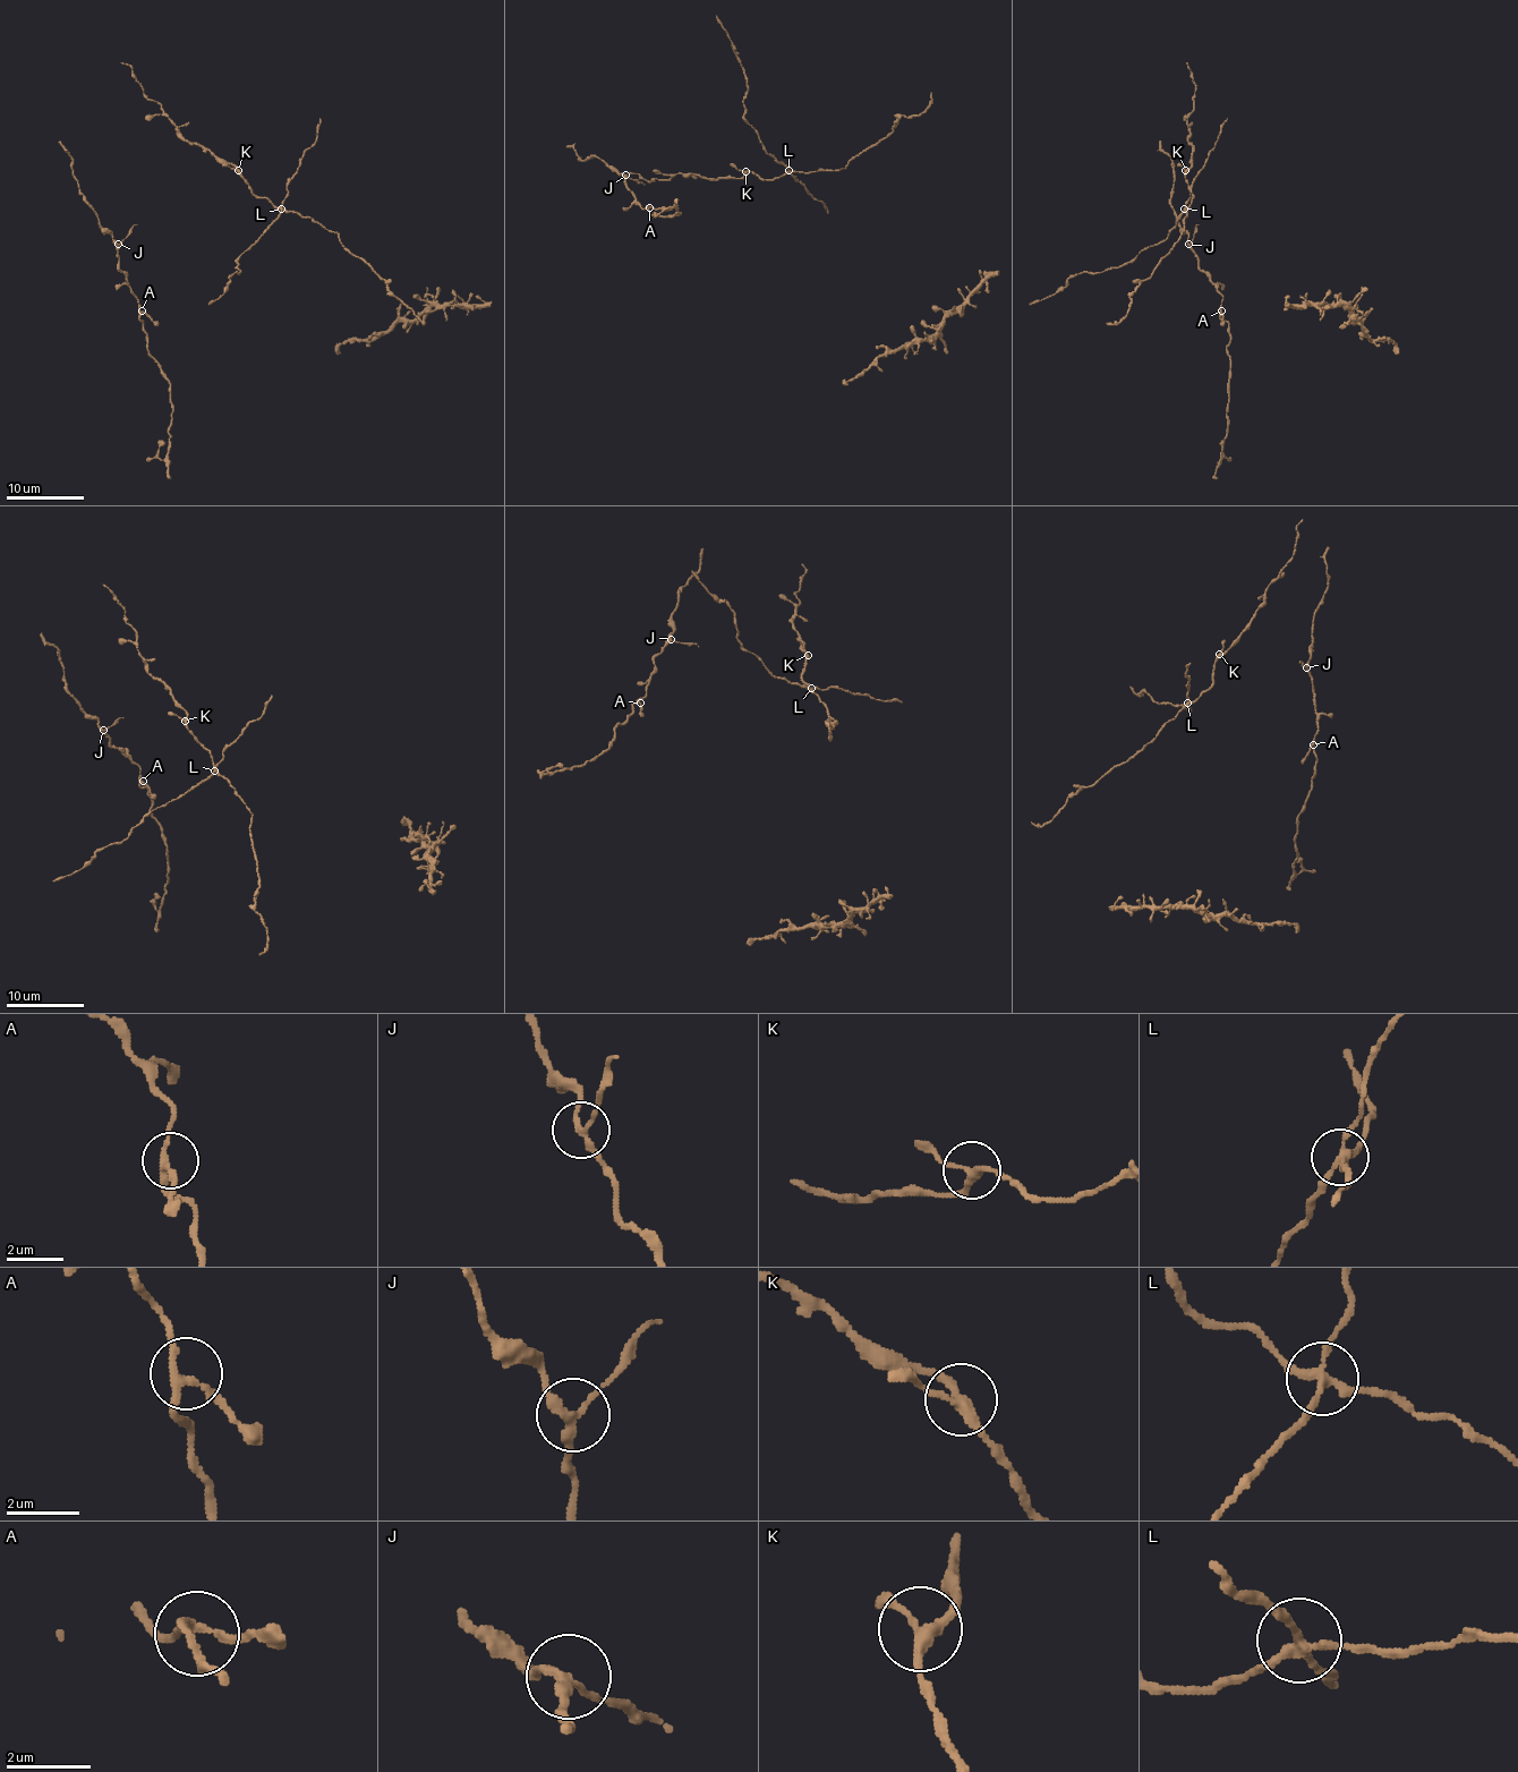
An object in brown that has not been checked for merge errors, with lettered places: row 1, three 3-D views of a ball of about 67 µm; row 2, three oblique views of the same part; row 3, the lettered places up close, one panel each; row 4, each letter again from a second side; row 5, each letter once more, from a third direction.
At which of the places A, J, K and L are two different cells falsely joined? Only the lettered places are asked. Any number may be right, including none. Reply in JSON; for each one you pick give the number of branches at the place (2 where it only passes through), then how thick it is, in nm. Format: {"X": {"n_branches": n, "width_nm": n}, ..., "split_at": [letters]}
{"L": {"n_branches": 4, "width_nm": 240}, "split_at": ["L"]}

